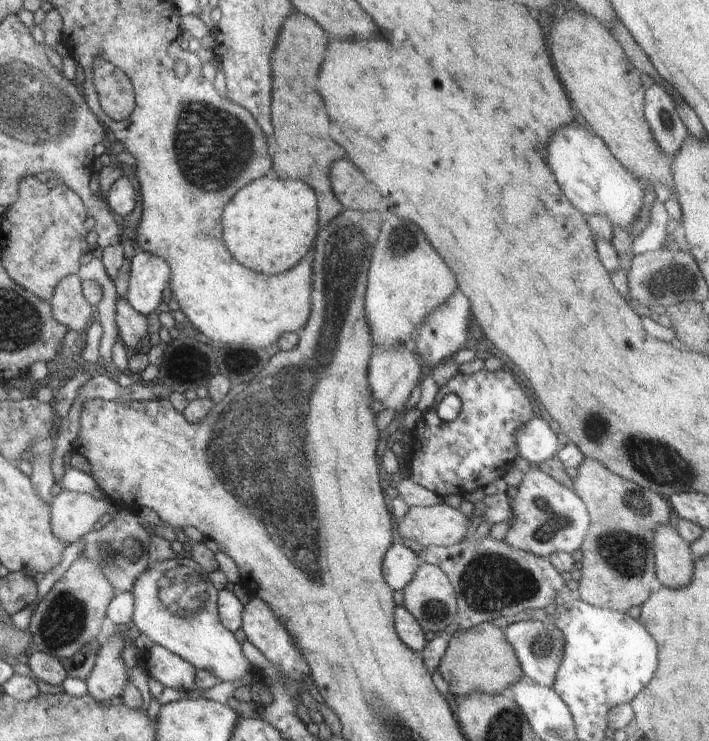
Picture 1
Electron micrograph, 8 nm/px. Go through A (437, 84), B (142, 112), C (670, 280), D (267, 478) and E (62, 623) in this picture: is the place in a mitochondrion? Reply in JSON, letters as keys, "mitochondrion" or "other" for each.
{"A":"other","B":"other","C":"mitochondrion","D":"mitochondrion","E":"mitochondrion"}

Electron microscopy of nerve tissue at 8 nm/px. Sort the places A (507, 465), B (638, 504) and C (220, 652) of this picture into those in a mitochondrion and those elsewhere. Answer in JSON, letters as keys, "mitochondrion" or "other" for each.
{"A":"other","B":"mitochondrion","C":"other"}

